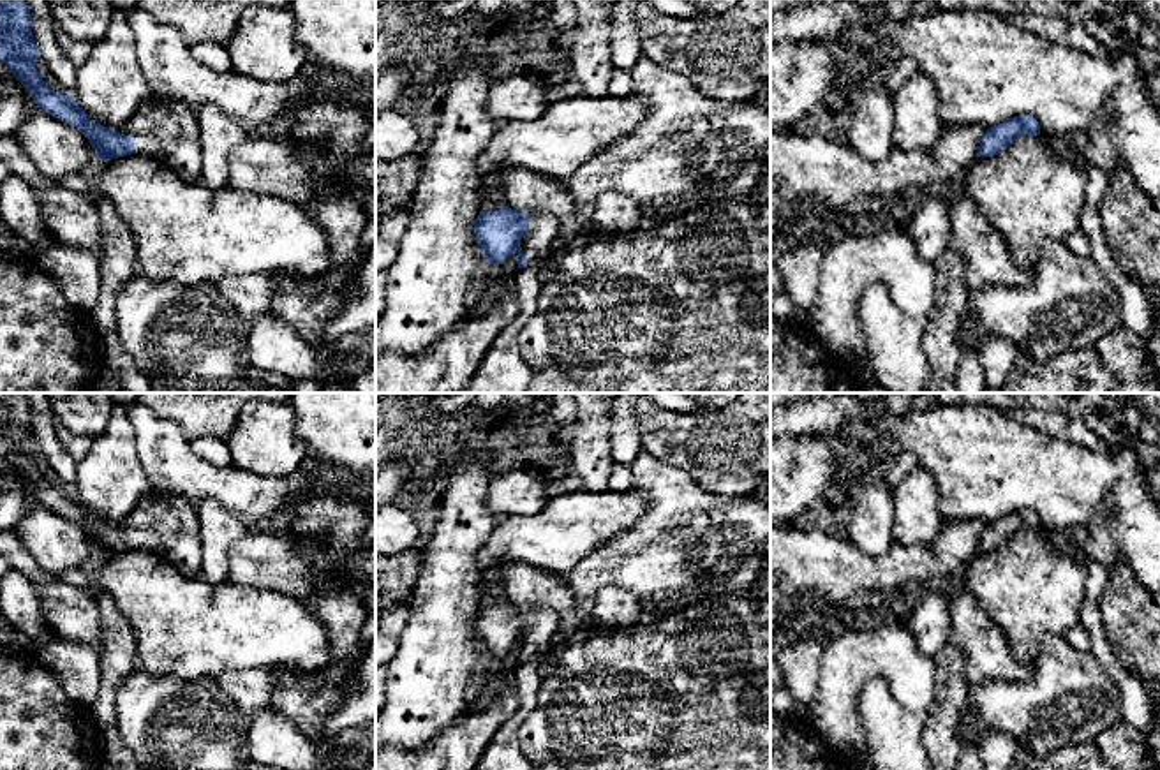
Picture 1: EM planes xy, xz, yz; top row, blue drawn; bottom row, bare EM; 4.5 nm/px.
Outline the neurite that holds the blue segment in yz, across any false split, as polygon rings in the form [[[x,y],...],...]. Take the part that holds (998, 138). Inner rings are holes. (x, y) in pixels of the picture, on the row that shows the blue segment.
[[[1031,115],[1007,118],[985,130],[980,139],[978,157],[994,157],[1007,150],[1015,139],[1037,134],[1040,134],[1040,125]]]

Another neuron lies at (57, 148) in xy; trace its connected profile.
[[[48,113],[30,116],[14,136],[39,174],[51,181],[95,167],[97,155],[85,134]]]

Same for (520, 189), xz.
[[[502,167],[495,185],[504,206],[527,213],[554,211],[559,217],[555,250],[592,226],[594,204],[575,203],[562,180],[524,167]]]

